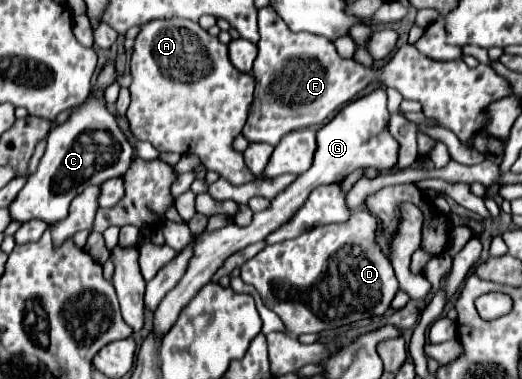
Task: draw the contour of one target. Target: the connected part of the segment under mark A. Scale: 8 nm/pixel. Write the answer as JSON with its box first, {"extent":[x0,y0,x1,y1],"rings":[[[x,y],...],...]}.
{"extent":[127,18,255,186],"rings":[[[183,18],[147,22],[135,40],[129,68],[133,82],[129,86],[131,104],[127,108],[127,118],[137,140],[151,142],[159,152],[197,154],[207,170],[219,172],[225,180],[237,186],[247,184],[255,178],[245,166],[243,154],[235,152],[231,146],[249,118],[255,98],[255,78],[231,66],[229,50],[219,42],[217,36],[211,36],[197,22]]]}

